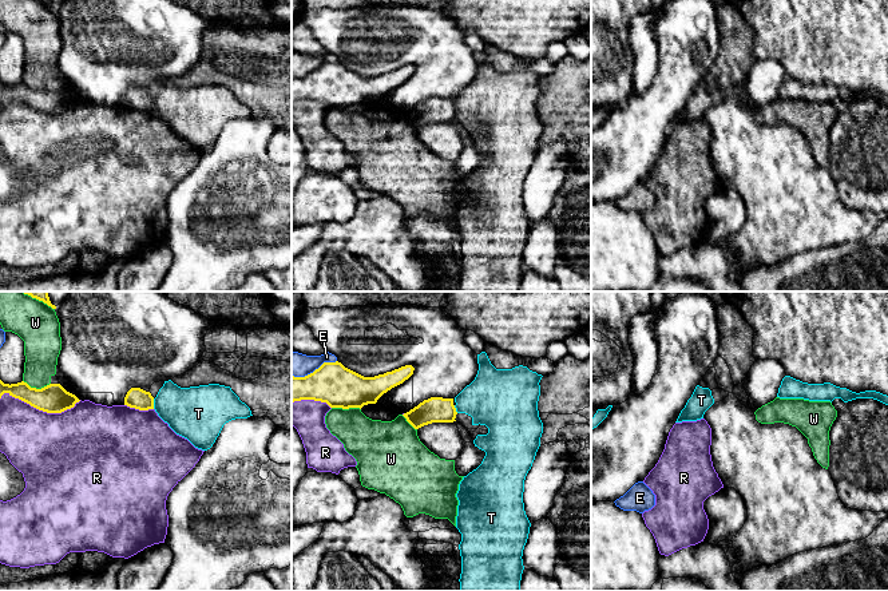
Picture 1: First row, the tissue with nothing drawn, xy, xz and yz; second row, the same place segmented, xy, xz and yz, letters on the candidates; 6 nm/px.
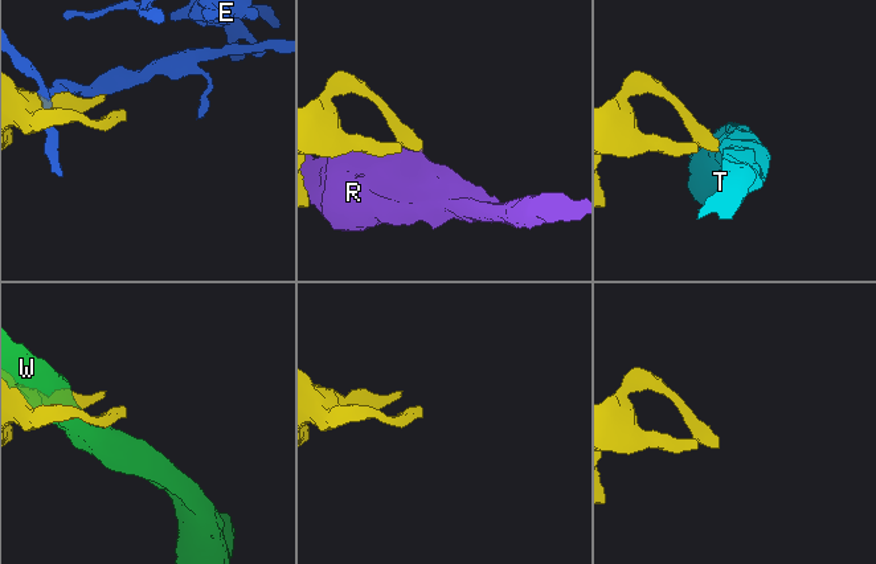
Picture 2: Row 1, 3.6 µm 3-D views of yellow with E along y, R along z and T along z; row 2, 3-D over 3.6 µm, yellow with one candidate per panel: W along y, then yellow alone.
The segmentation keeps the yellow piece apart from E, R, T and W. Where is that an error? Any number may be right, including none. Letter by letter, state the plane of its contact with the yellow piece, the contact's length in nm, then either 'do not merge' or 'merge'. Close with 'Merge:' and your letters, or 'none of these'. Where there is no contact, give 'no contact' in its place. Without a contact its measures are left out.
E: contact in xz; length 280 nm; do not merge
R: contact in xy; length 480 nm; do not merge
T: contact in xy; length 60 nm; do not merge
W: contact in xz; length 180 nm; do not merge
Merge: none of these

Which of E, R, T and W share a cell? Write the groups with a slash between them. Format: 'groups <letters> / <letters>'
groups E / R / T / W

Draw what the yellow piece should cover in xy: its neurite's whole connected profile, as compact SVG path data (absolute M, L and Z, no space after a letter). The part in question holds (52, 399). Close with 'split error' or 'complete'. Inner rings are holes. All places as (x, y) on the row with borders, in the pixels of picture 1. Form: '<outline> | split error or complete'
M0 380L0 398L4 393L8 393L9 396L47 413L62 413L74 408L75 404L80 401L60 384L49 384L41 389L36 389L31 388L24 381L9 385Z | complete

